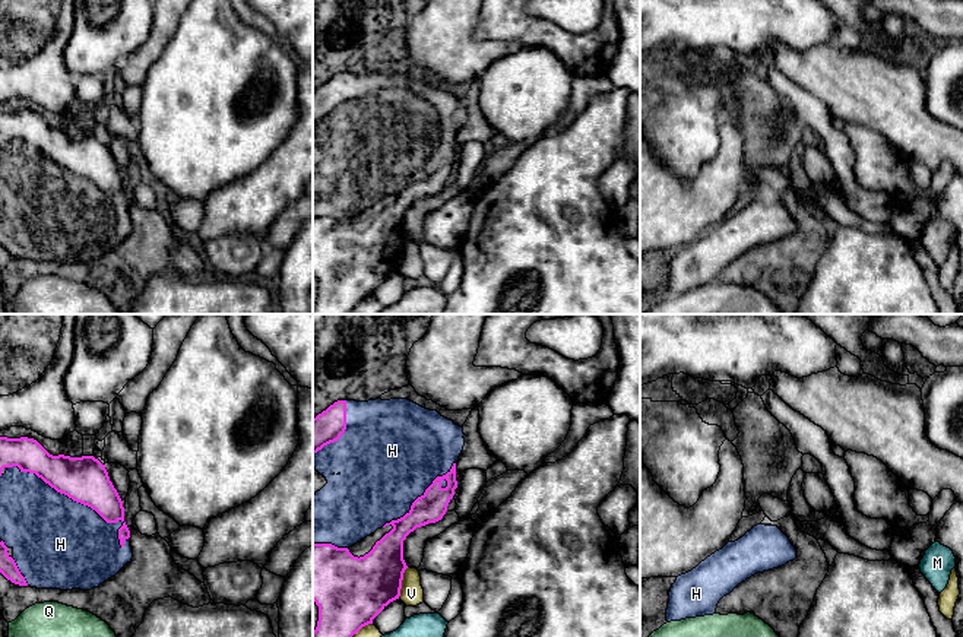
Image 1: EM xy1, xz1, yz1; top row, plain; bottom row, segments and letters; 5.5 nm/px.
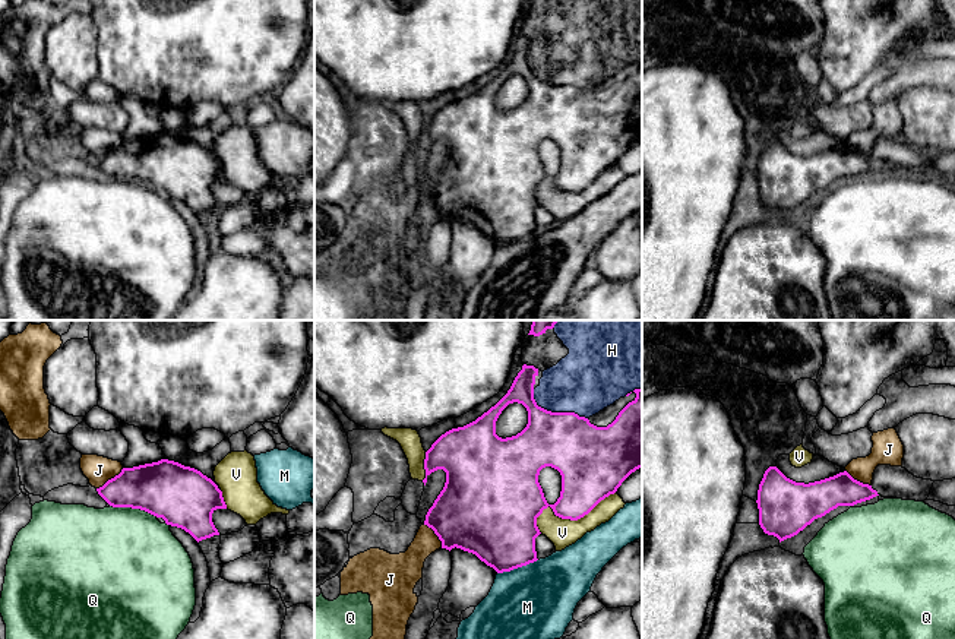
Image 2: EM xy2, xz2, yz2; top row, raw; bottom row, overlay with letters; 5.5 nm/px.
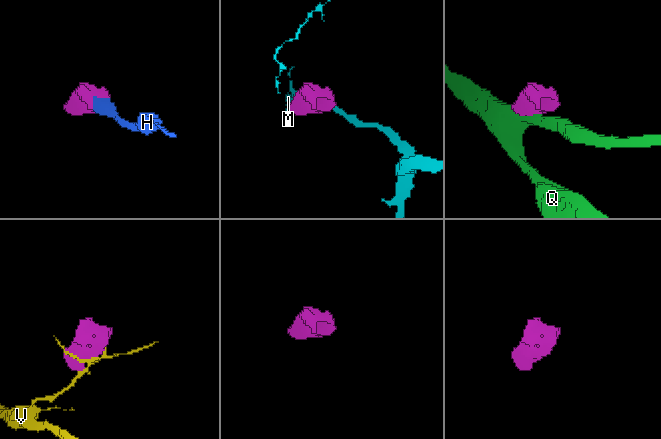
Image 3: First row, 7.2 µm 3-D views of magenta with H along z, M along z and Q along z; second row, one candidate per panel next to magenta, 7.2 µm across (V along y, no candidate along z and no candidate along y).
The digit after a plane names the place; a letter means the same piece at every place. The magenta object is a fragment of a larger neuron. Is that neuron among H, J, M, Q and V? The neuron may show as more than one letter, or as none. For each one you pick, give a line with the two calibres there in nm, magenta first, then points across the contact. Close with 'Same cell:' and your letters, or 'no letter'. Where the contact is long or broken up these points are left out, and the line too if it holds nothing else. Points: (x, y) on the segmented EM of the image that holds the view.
H: 260/500 nm
Same cell: H

